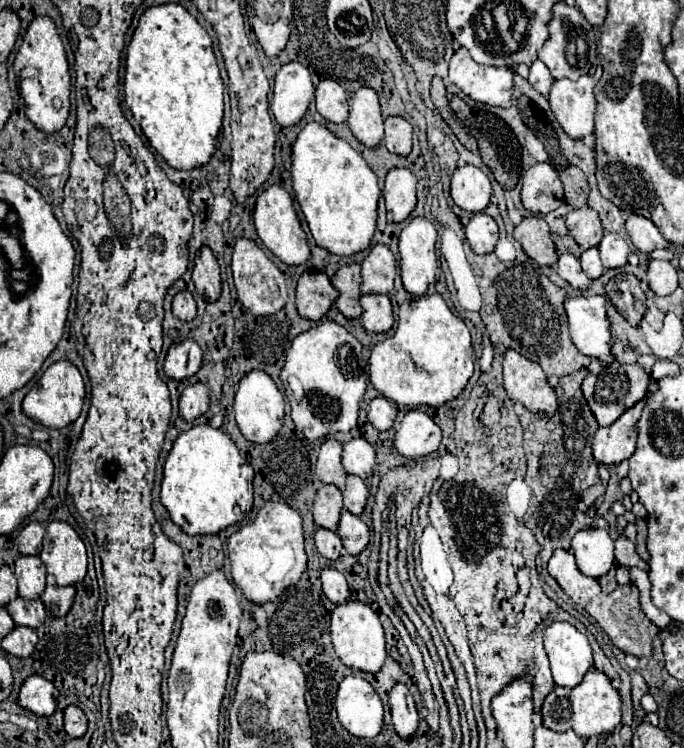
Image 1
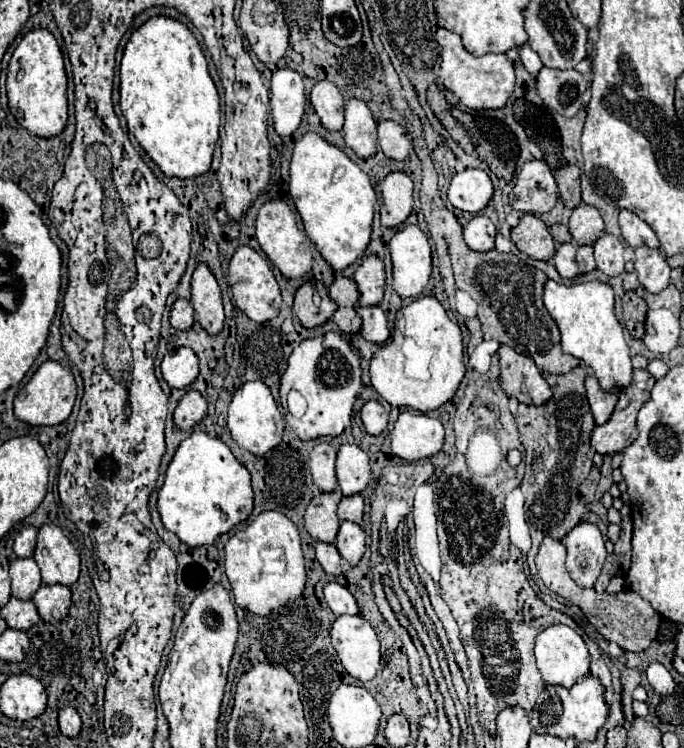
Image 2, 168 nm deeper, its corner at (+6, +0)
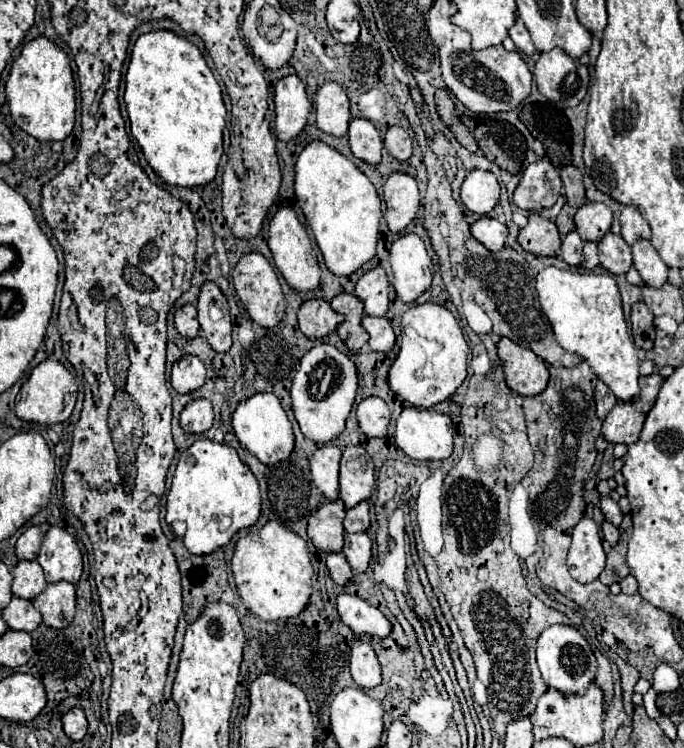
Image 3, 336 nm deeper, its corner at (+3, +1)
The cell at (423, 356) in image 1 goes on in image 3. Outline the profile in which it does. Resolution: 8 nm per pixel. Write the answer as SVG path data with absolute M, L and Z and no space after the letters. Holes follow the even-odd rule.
M437 303L411 307L401 321L401 347L389 369L389 387L413 407L429 409L451 397L467 377L469 345L459 321Z

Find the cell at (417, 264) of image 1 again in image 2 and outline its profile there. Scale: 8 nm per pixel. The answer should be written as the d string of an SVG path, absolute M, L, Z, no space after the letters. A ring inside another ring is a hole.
M418 226L398 230L390 240L392 254L392 288L402 298L416 298L426 286L432 272L430 244Z

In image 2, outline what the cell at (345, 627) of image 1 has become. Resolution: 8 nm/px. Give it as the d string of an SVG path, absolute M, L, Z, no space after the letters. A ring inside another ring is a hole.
M340 616L332 630L332 646L336 648L344 670L356 680L368 682L380 668L380 642L372 626L362 616Z

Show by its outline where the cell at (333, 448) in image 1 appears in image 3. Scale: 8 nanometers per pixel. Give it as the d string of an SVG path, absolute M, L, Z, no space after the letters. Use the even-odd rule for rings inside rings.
M321 445L311 457L313 483L327 499L339 497L339 459L341 449L335 445Z

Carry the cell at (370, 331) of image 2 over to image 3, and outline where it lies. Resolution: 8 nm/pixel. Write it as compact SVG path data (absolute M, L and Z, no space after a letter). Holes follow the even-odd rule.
M365 315L363 317L363 327L369 333L369 347L373 351L391 351L395 347L395 333L385 317L373 317Z

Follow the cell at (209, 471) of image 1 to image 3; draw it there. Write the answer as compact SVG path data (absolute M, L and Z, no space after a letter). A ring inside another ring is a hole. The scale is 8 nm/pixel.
M199 439L181 451L173 483L167 495L167 523L183 521L187 525L183 543L193 555L207 555L231 541L245 527L251 527L261 513L259 483L251 469L241 463L237 451L229 445Z

